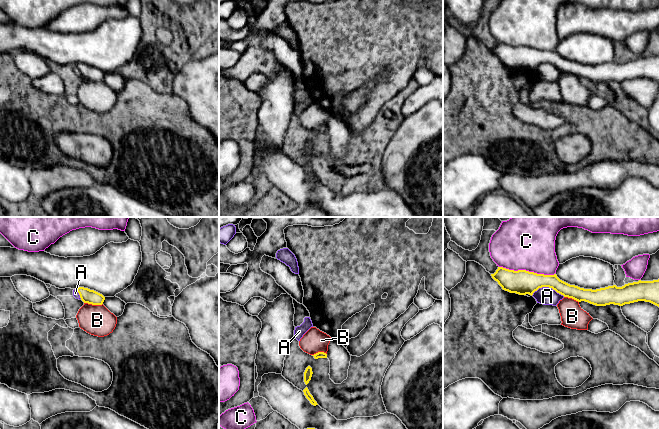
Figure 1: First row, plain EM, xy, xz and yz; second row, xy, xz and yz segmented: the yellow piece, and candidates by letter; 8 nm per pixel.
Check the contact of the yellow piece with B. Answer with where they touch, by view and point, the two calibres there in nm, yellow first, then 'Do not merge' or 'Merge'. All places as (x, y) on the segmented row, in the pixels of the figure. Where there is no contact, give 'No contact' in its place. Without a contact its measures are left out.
Touches yellow at xy (93, 304). Thickness 110 nm (yellow) against 240 nm. Do not merge

